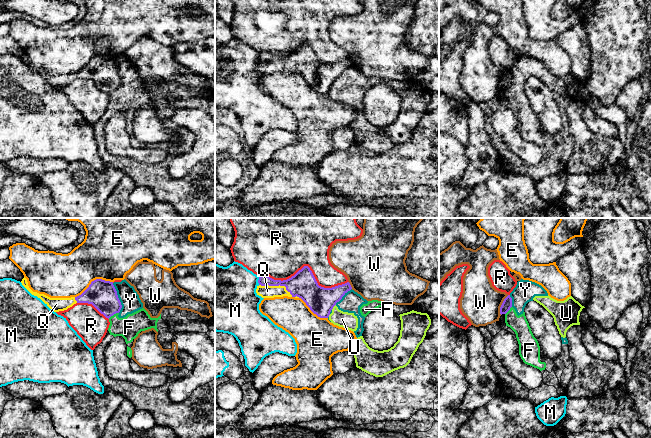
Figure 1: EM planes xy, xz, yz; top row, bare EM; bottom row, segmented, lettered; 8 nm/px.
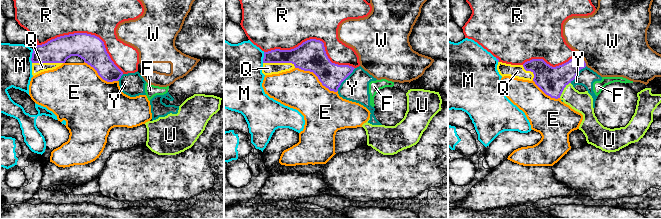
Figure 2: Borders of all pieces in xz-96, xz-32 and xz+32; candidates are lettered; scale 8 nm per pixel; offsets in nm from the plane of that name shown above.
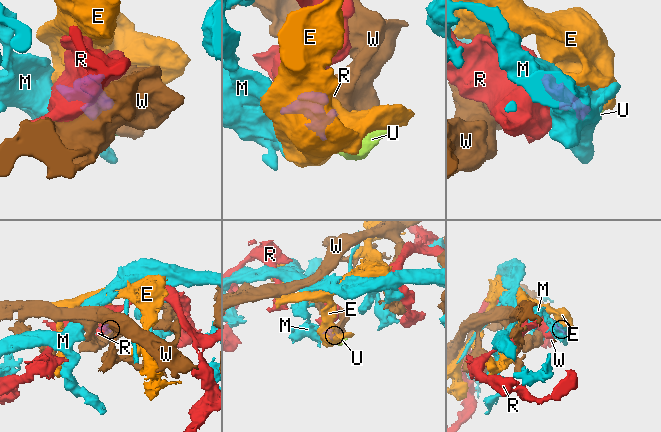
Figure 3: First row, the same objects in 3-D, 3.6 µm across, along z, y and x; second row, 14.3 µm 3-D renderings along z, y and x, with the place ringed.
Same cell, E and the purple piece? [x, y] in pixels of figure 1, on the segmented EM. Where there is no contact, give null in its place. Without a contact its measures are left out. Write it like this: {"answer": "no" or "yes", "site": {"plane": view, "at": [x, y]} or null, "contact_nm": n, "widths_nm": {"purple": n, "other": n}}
{"answer": "no", "site": {"plane": "xy", "at": [94, 280]}, "contact_nm": 340, "widths_nm": {"purple": 220, "other": 440}}

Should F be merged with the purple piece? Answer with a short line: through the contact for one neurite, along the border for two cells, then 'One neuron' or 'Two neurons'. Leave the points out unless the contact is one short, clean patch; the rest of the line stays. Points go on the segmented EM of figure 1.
Line: xy (118, 312), (108, 318). Two neurons

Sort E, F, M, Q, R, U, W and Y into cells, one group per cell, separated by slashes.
E / F U Y / M / Q / R / W

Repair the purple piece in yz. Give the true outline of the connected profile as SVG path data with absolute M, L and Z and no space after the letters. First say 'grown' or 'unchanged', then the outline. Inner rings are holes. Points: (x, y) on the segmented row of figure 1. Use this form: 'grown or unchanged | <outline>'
unchanged | M508 295L504 299L504 301L500 307L500 314L501 315L506 314L510 310L511 307L512 307L512 298L510 297L510 295Z

